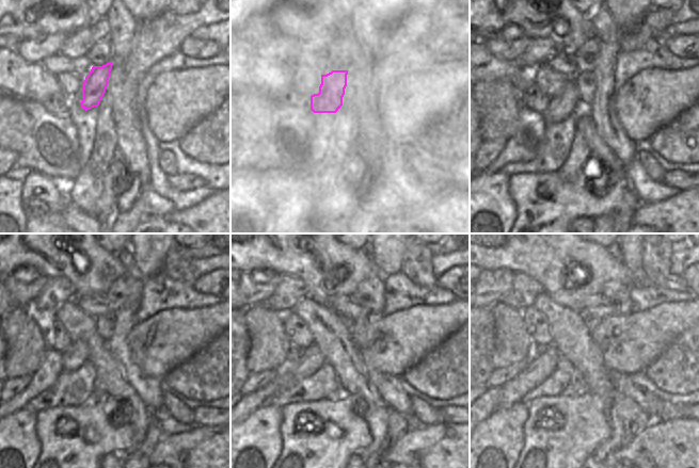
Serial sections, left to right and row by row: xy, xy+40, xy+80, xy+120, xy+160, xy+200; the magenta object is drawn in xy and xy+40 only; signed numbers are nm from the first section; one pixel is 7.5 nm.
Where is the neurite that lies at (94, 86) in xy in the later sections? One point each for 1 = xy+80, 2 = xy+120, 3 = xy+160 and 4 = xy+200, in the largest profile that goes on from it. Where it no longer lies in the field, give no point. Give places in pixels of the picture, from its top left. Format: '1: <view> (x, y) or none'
1: xy+80 (560, 107)
2: xy+120 (77, 354)
3: xy+160 (312, 358)
4: xy+200 (542, 366)

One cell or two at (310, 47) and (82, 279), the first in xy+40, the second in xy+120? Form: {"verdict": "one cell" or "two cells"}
{"verdict": "two cells"}

